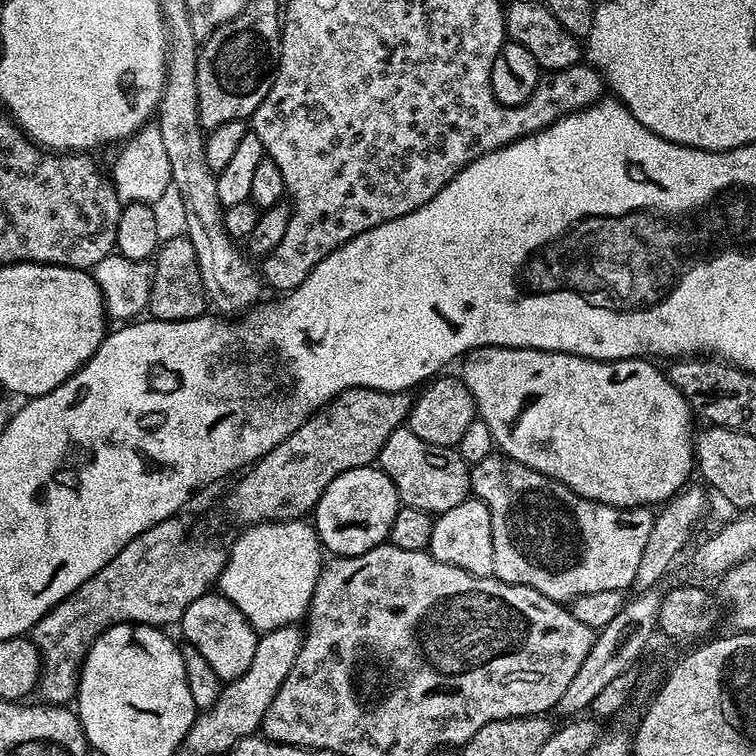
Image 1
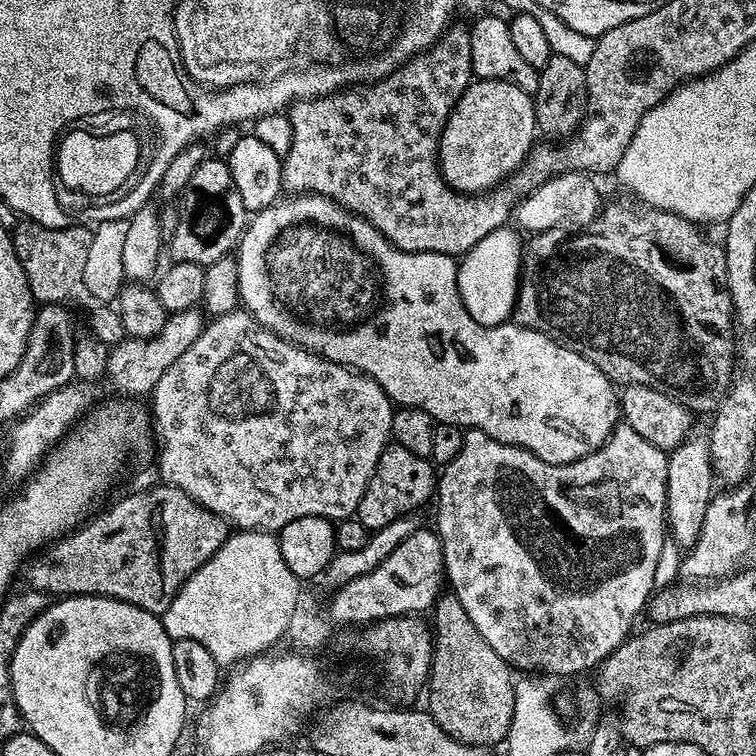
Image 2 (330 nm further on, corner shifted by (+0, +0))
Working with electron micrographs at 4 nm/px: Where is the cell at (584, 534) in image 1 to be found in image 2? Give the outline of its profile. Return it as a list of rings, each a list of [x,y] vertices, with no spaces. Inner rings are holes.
[[[623,422],[617,423],[608,441],[598,451],[569,464],[542,462],[542,458],[538,458],[533,452],[498,442],[490,438],[490,434],[477,428],[465,431],[458,458],[443,465],[438,476],[438,495],[434,500],[438,512],[434,531],[444,547],[444,570],[447,583],[452,583],[451,591],[462,602],[466,614],[470,614],[470,622],[474,622],[478,634],[486,638],[498,658],[502,658],[513,669],[521,668],[528,672],[524,674],[545,672],[548,676],[572,676],[575,672],[586,671],[587,668],[595,669],[612,651],[629,639],[633,631],[632,623],[639,618],[643,608],[645,611],[655,589],[654,570],[657,569],[666,537],[668,459],[669,453],[654,446],[654,442],[646,442],[642,434]]]

